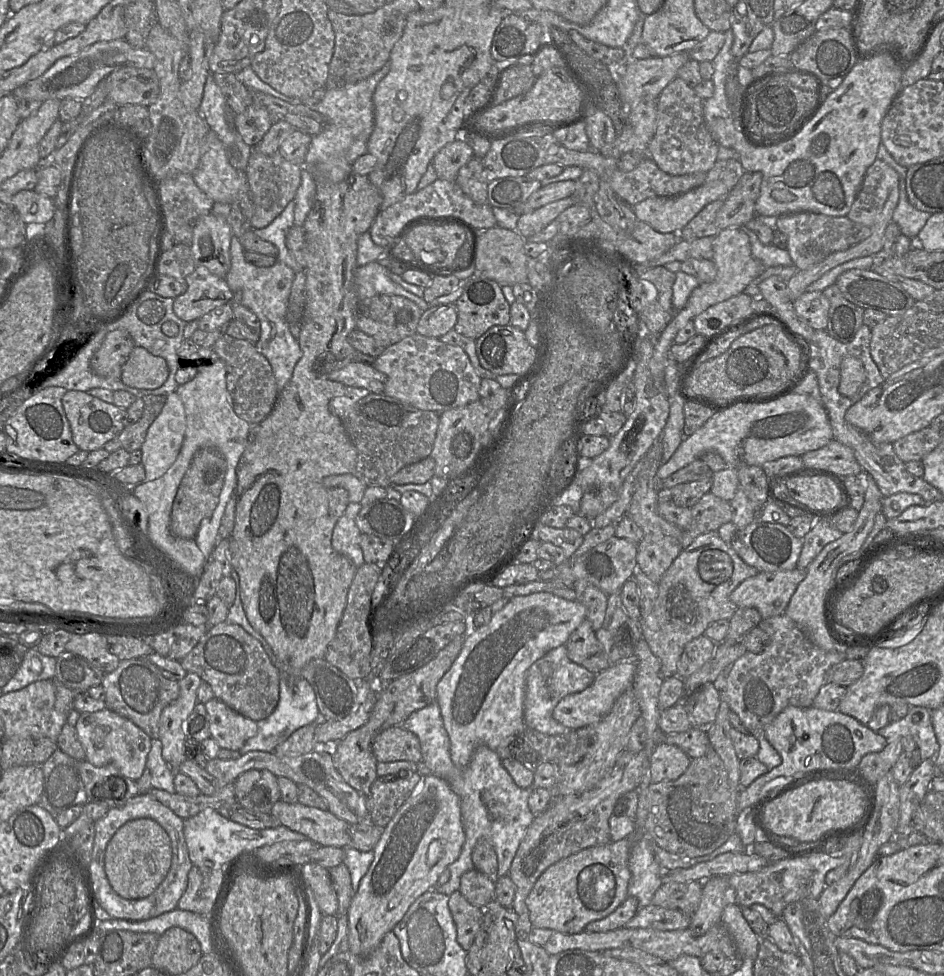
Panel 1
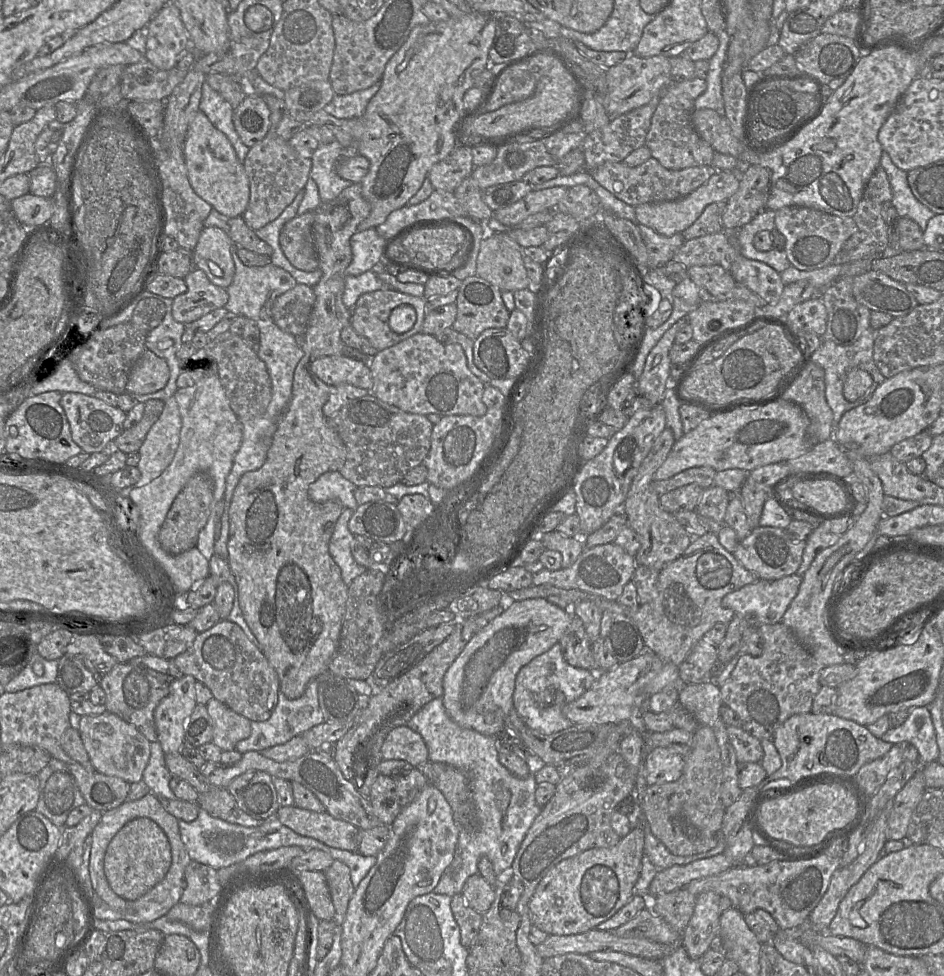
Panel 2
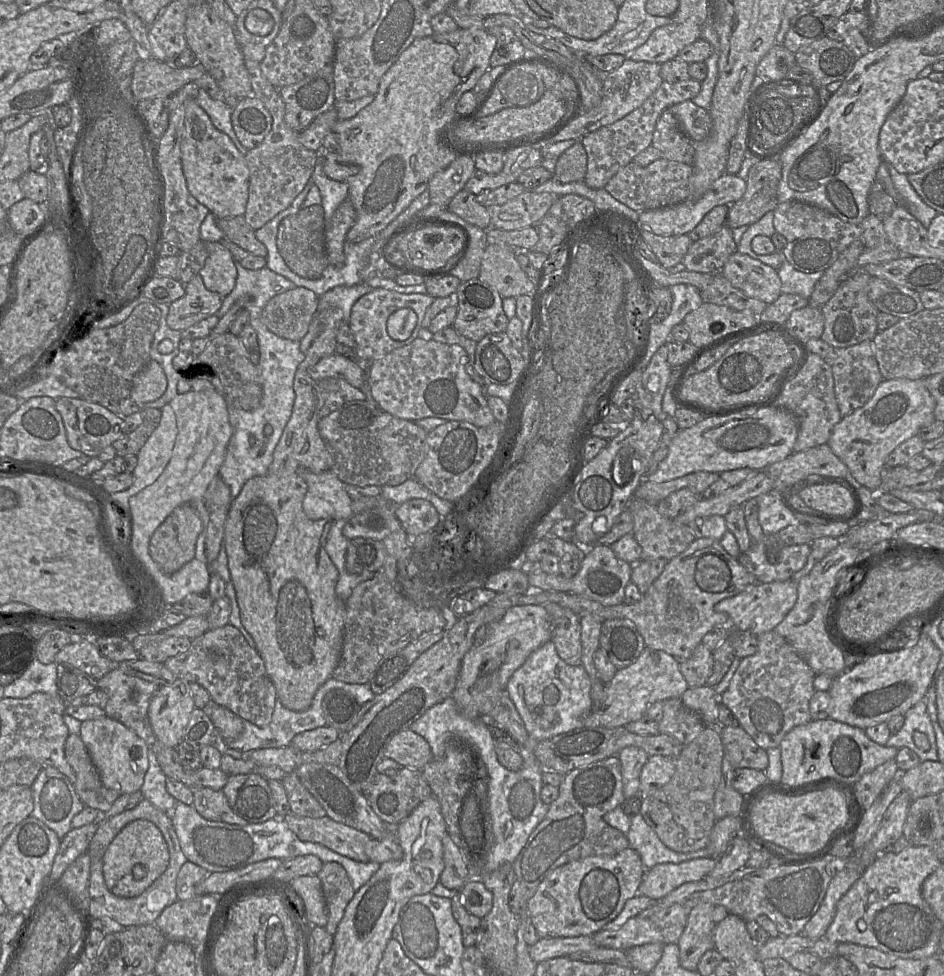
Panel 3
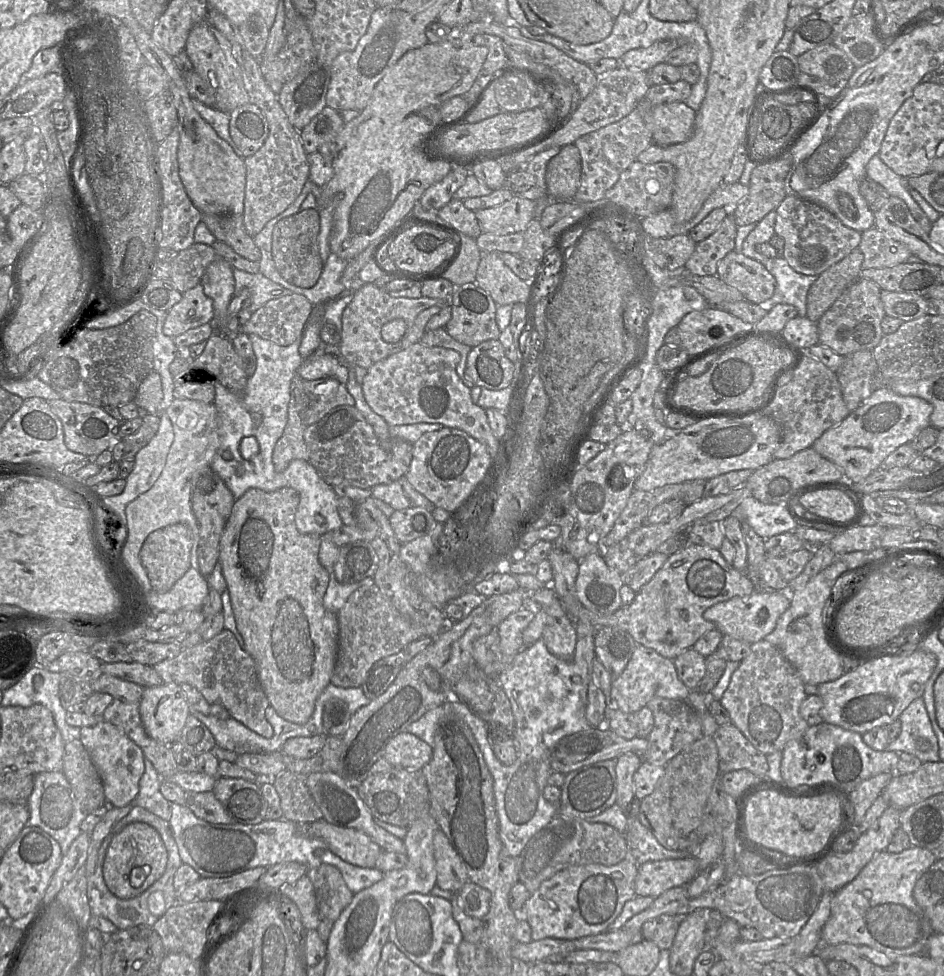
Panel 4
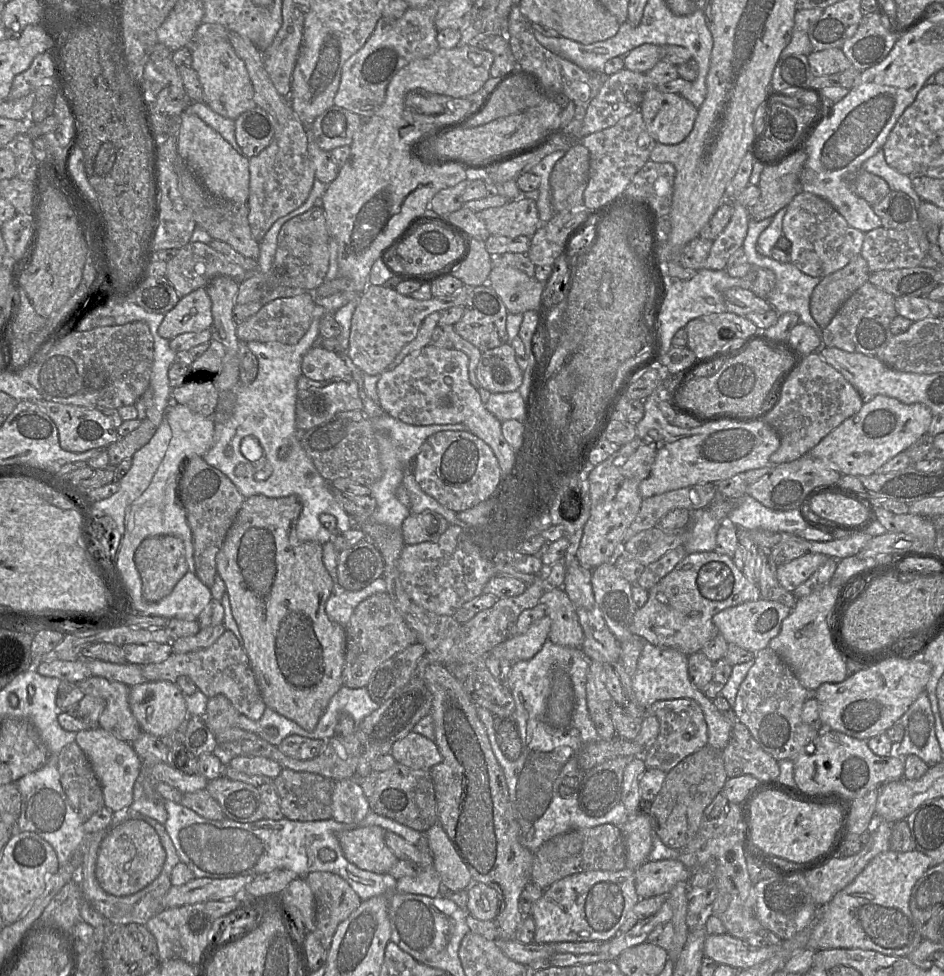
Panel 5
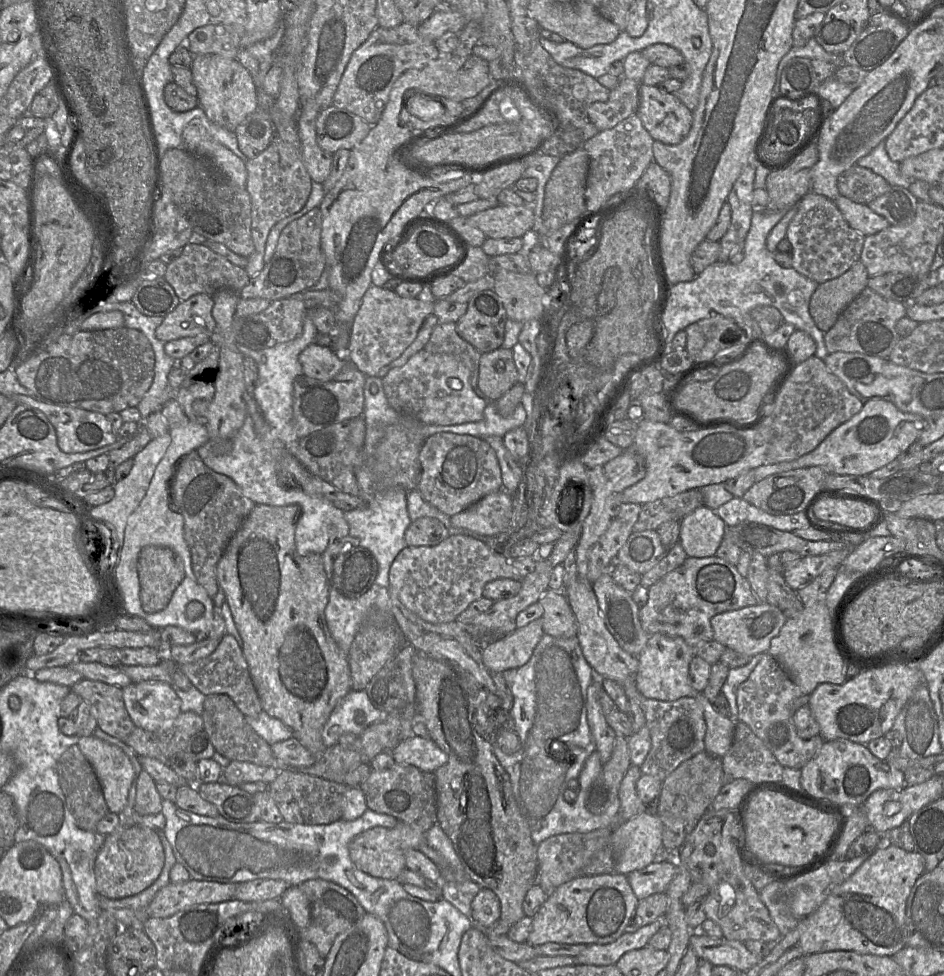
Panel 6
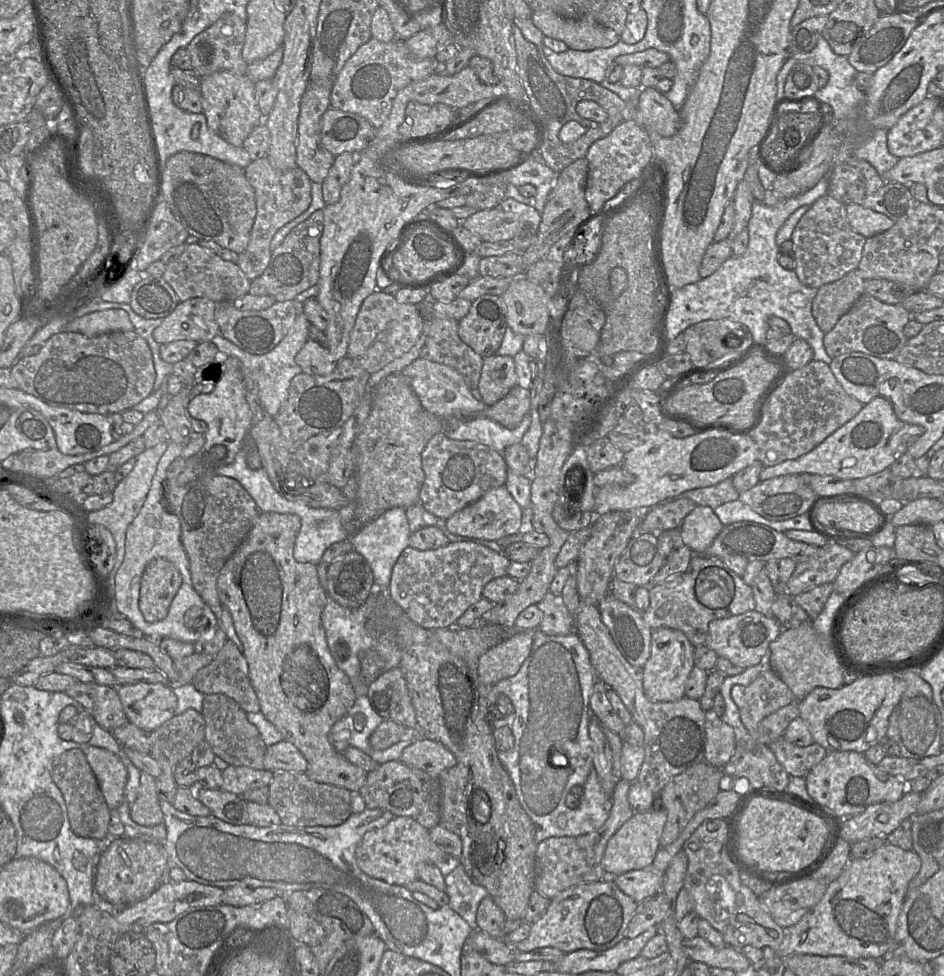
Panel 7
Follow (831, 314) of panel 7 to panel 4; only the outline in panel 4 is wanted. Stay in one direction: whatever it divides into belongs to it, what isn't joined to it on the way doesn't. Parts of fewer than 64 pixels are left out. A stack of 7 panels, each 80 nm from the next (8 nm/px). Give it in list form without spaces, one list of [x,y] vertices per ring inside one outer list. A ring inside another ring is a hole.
[[[854,249],[842,260],[819,275],[807,296],[806,316],[818,322],[841,294],[859,277],[863,269],[863,253]]]

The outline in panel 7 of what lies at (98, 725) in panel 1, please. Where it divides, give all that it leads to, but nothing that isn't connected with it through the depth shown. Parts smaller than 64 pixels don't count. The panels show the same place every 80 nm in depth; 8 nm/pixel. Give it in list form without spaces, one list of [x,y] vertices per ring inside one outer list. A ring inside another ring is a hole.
[[[88,745],[82,750],[92,768],[107,806],[117,809],[123,802],[128,771],[120,758],[111,751]]]

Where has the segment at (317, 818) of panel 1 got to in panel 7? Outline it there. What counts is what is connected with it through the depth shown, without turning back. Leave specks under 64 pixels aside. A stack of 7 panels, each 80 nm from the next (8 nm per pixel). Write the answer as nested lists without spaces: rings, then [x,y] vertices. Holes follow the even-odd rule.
[[[394,816],[384,827],[366,832],[355,851],[357,865],[366,875],[399,886],[418,879],[418,864],[435,864],[445,855],[431,839],[429,830],[406,816]]]

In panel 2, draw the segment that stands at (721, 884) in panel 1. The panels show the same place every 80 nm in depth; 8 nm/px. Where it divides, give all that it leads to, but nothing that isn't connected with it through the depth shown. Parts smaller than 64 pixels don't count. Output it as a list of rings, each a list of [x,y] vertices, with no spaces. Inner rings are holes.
[[[703,892],[696,898],[694,912],[687,924],[686,928],[681,934],[680,945],[684,947],[688,956],[694,960],[700,960],[703,954],[712,947],[715,946],[718,941],[720,916],[719,902],[720,896],[714,892]]]

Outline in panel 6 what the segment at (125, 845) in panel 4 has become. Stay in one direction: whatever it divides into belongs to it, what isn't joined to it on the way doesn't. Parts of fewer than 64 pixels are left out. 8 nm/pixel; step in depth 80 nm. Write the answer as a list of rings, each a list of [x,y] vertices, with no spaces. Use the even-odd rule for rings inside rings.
[[[121,825],[105,836],[95,863],[95,889],[98,896],[122,899],[141,893],[159,877],[165,853],[157,830],[144,825]]]

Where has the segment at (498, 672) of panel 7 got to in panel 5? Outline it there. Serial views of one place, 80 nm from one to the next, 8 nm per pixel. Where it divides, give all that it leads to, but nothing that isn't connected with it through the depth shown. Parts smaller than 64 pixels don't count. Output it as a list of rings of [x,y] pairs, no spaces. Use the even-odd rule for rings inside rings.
[[[544,616],[532,623],[523,634],[514,634],[504,642],[493,647],[489,654],[499,659],[505,659],[512,664],[531,659],[548,639],[551,619]]]

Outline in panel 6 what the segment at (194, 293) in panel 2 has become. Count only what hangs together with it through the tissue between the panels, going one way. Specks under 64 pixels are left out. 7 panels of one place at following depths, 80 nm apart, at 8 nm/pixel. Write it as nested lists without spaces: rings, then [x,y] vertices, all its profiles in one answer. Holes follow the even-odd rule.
[[[205,293],[195,294],[180,301],[156,328],[156,337],[163,342],[197,335],[210,337],[215,331],[213,305],[212,295]]]

